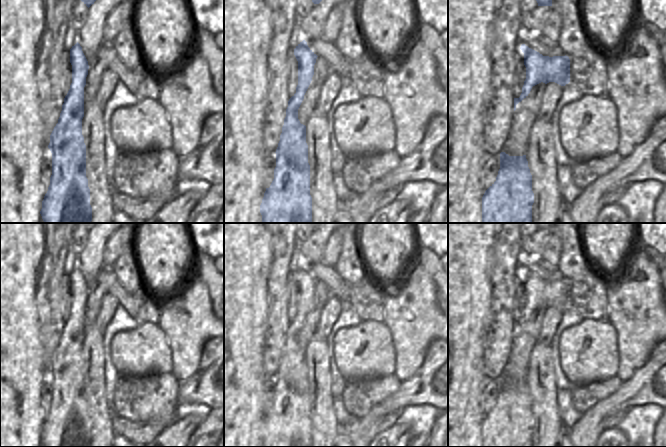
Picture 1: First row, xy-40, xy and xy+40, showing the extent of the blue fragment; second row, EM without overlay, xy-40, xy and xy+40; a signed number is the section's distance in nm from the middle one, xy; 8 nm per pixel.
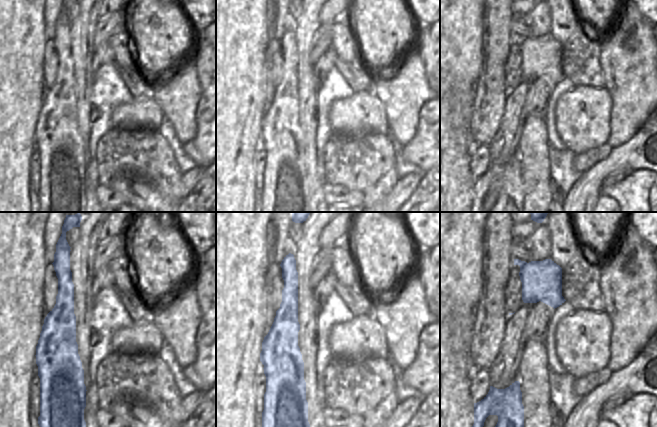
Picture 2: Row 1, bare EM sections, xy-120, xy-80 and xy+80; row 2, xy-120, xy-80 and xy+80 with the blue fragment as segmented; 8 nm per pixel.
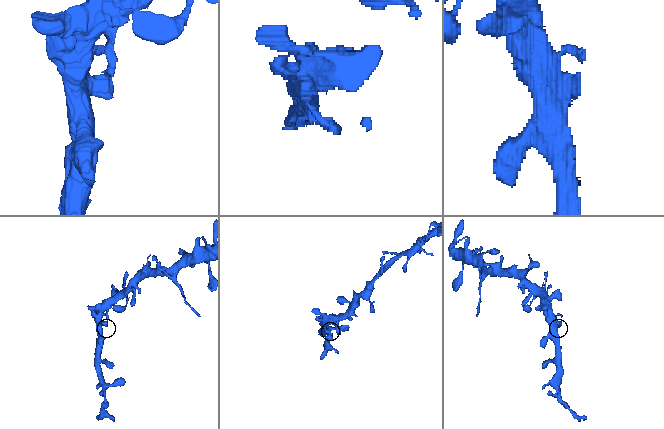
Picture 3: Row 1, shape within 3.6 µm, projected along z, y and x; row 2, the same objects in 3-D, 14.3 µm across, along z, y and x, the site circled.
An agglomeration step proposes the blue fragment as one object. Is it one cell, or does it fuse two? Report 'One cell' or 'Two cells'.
One cell

